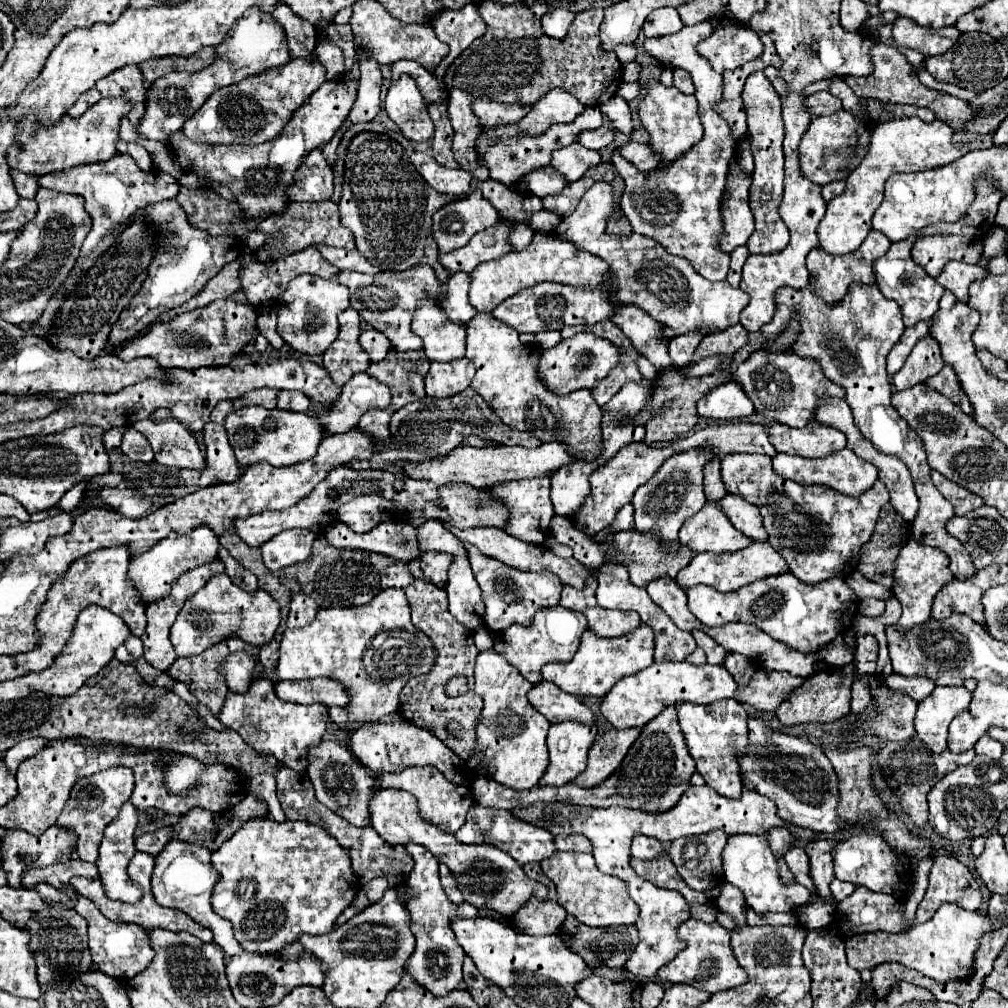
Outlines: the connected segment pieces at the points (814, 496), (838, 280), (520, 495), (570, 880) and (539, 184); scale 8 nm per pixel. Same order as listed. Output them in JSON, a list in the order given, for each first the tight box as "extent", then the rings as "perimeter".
[{"extent":[720,454,888,584],"perimeter":[[[726,454],[722,458],[720,476],[730,494],[738,494],[760,508],[764,518],[764,528],[768,530],[768,542],[788,562],[790,572],[806,584],[818,584],[834,576],[840,576],[840,578],[850,576],[850,572],[854,572],[858,566],[860,546],[868,542],[870,534],[874,532],[878,512],[882,504],[888,502],[888,490],[880,480],[876,480],[876,484],[870,490],[854,498],[854,496],[840,494],[828,486],[800,486],[796,482],[784,480],[782,476],[774,474],[772,460],[762,454]]]},{"extent":[808,230,890,306],"perimeter":[[[870,230],[870,234],[866,236],[866,240],[862,242],[862,246],[850,254],[844,256],[830,256],[828,252],[824,252],[822,248],[814,248],[808,254],[808,270],[814,276],[814,294],[818,298],[822,298],[824,302],[828,302],[830,306],[838,304],[842,300],[842,296],[848,292],[848,286],[852,282],[862,282],[862,284],[874,284],[874,272],[872,272],[872,264],[878,256],[882,256],[888,248],[890,248],[890,240],[878,232],[878,230]]]},{"extent":[494,478,554,544],"perimeter":[[[532,478],[532,480],[514,480],[494,486],[494,498],[502,500],[510,508],[510,522],[506,532],[520,540],[540,544],[550,536],[550,520],[554,518],[554,508],[550,502],[550,478]]]},{"extent":[540,852,638,926],"perimeter":[[[554,852],[540,862],[542,872],[556,884],[558,904],[586,926],[628,926],[638,918],[638,906],[628,896],[624,880],[606,876],[596,868],[592,854],[580,852]]]},{"extent":[522,166,568,198],"perimeter":[[[546,166],[546,168],[538,168],[534,172],[528,172],[528,176],[522,178],[522,184],[526,184],[526,192],[530,192],[538,198],[546,198],[550,194],[562,192],[568,186],[568,180],[552,166]]]}]

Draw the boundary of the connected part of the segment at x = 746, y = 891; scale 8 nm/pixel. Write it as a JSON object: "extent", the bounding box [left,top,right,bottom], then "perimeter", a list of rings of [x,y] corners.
{"extent":[722,834,812,912],"perimeter":[[[736,834],[728,838],[726,850],[722,852],[724,862],[724,880],[734,884],[742,890],[748,908],[754,912],[790,912],[796,910],[812,900],[812,892],[804,886],[792,882],[782,884],[782,878],[778,876],[778,858],[770,852],[770,846],[766,844],[764,836],[750,836],[750,834]]]}

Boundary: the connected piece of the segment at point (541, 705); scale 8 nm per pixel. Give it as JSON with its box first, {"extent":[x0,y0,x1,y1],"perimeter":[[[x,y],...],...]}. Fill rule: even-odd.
{"extent":[528,682,596,724],"perimeter":[[[540,682],[528,692],[530,704],[542,712],[550,724],[558,724],[564,720],[574,720],[580,724],[596,724],[594,712],[576,696],[554,688],[550,682]]]}

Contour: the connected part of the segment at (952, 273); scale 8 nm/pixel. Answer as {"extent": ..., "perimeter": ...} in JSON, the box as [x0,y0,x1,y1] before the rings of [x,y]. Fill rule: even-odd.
{"extent":[936,260,988,302],"perimeter":[[[950,260],[950,264],[946,264],[946,268],[936,280],[940,286],[950,290],[960,302],[968,302],[968,286],[974,280],[986,278],[986,274],[988,274],[988,268],[980,264],[962,264],[962,262]]]}

